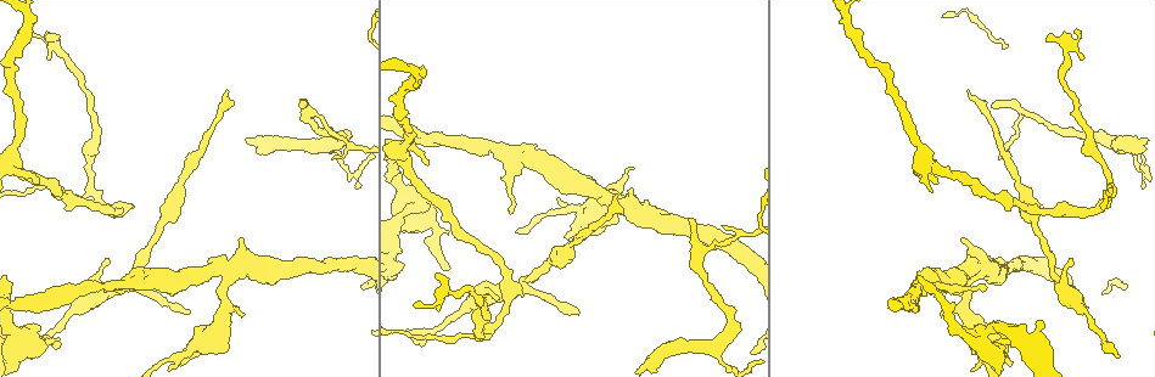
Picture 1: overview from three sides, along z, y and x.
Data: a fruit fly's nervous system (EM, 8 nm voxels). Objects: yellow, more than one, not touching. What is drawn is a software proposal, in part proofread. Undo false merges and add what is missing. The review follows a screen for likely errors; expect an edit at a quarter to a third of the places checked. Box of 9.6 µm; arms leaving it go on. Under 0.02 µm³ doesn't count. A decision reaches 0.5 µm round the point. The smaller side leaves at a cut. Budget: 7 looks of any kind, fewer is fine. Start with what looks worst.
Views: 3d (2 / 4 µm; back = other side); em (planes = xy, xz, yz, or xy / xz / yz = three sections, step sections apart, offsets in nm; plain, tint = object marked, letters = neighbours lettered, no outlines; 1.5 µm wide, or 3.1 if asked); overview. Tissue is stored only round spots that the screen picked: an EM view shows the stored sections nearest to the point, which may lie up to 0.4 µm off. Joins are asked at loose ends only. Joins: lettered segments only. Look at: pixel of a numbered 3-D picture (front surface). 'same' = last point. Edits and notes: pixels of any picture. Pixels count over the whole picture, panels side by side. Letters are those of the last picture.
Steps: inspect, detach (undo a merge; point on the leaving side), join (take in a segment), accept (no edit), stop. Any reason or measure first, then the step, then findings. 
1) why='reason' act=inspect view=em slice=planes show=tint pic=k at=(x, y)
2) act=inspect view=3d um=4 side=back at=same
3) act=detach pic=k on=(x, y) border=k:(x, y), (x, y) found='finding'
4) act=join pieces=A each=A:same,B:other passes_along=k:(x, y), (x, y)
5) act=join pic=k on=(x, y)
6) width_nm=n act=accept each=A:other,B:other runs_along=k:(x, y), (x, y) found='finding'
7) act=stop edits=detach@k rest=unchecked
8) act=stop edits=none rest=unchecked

why='branch stops here' act=inspect view=3d um=4 side=back pic=1 at=(576, 312)

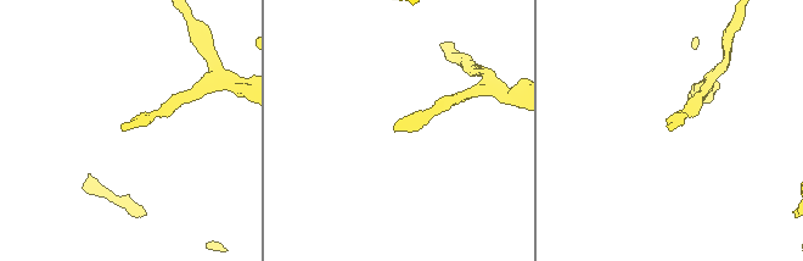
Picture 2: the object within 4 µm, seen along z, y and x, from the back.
act=inspect view=em slice=planes show=tint pic=2 at=(123, 127)

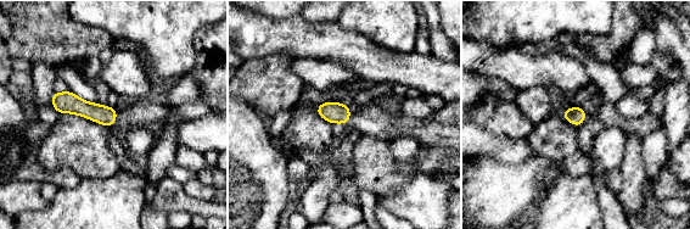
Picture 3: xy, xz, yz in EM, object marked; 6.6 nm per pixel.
why='see the neighbours' act=inspect view=em slice=planes show=letters at=same

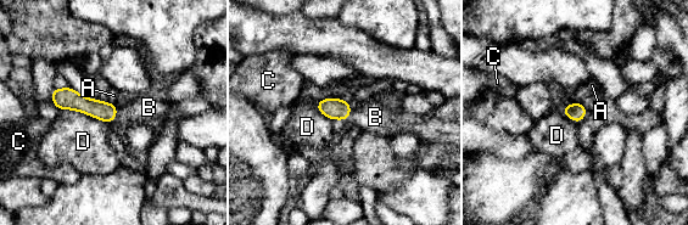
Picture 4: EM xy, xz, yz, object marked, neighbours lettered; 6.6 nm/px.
longest_contact=D:220nm act=join pieces=B each=A:other,B:same,C:other,D:other passes_along=4:(102, 111), (116, 113), (149, 107) found='the neuron continues'

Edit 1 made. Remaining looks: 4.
why='tapers out' act=inspect view=3d um=4 pic=1 at=(1106, 349)

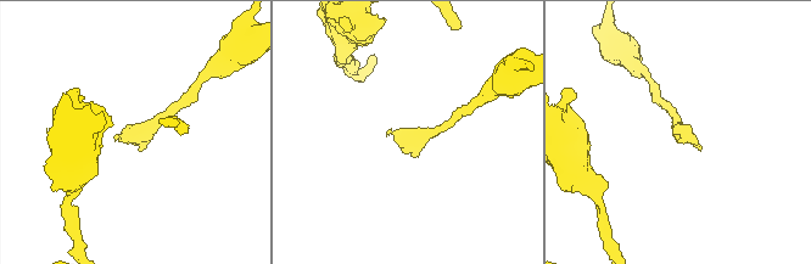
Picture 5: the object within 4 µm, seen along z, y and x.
act=inspect view=em slice=yz step=4 show=tint pic=5 at=(114, 138)

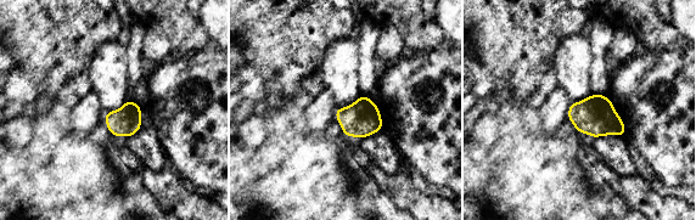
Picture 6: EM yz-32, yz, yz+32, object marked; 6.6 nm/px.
act=inspect view=em slice=planes show=letters at=same

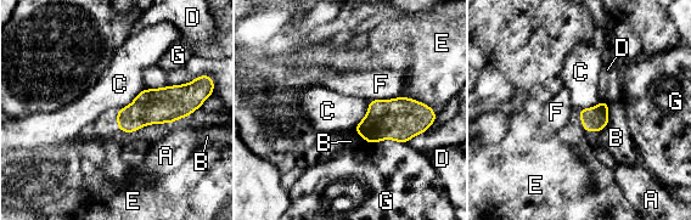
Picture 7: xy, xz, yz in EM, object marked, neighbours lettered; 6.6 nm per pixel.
act=accept each=A:other,B:other,C:other,D:other,E:other,F:other,G:other border=7:(146, 89), (127, 106), (119, 108) found='no lettered segment goes on from it'

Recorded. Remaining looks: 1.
act=stop edits=join@4 rest=unchecked

